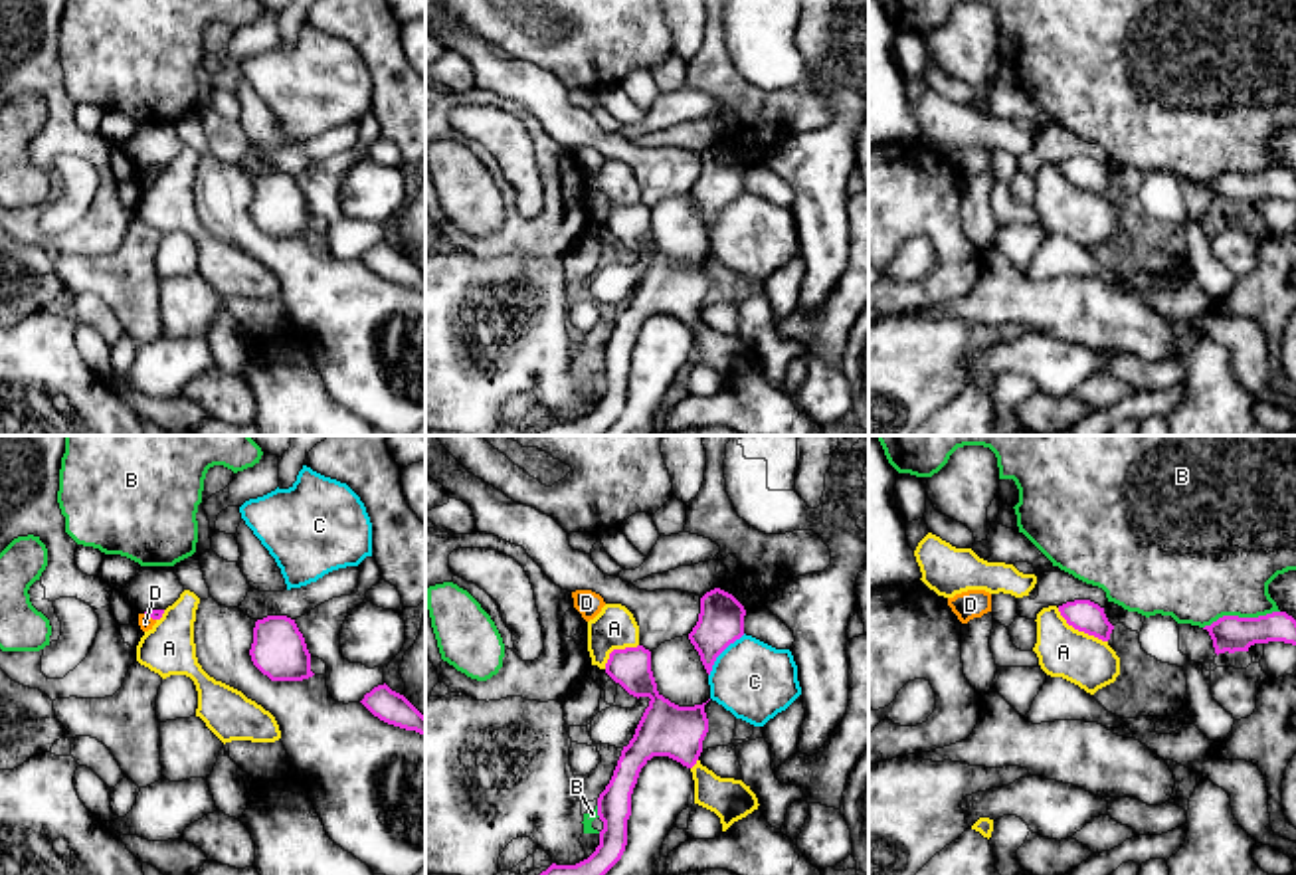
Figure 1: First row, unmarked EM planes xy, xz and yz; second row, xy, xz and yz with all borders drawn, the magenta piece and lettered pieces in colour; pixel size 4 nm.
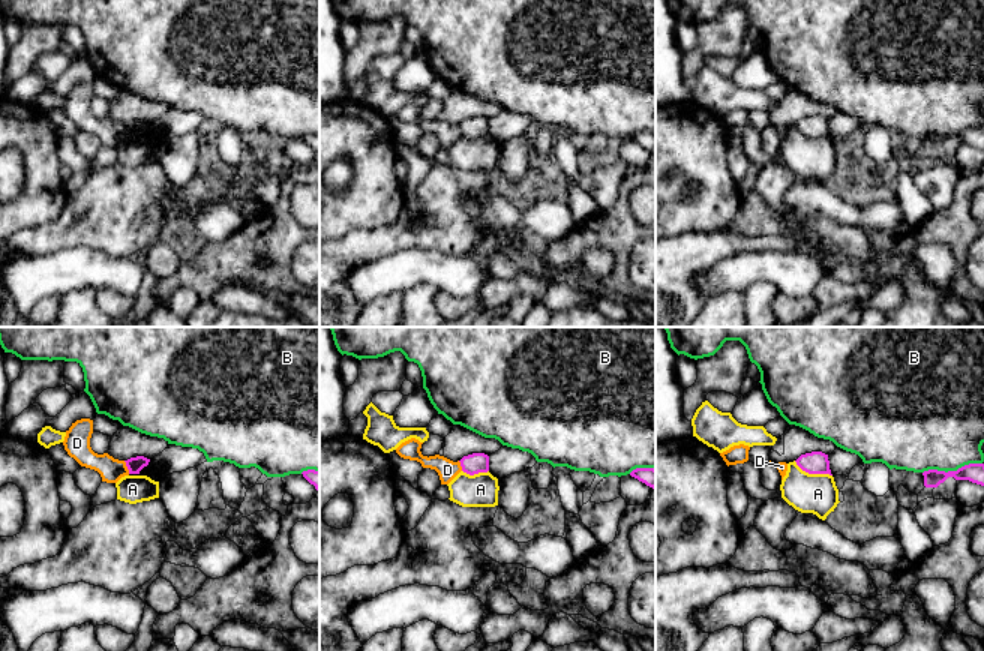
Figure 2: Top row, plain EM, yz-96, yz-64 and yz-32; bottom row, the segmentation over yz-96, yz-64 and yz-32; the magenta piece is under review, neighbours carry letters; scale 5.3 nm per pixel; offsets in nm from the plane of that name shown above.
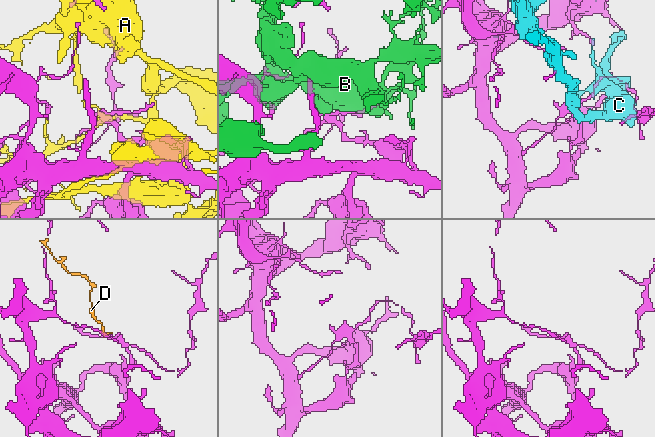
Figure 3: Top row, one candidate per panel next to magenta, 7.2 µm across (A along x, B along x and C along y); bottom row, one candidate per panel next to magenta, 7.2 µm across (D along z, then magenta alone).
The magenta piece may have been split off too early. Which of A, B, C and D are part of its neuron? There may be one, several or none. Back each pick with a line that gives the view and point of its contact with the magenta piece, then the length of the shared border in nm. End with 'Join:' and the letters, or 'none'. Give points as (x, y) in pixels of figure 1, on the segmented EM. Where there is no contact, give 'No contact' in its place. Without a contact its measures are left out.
Join: none

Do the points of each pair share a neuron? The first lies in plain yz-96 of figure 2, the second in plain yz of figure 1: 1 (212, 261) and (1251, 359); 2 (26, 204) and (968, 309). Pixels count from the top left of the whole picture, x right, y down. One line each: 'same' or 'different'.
1: different
2: different

